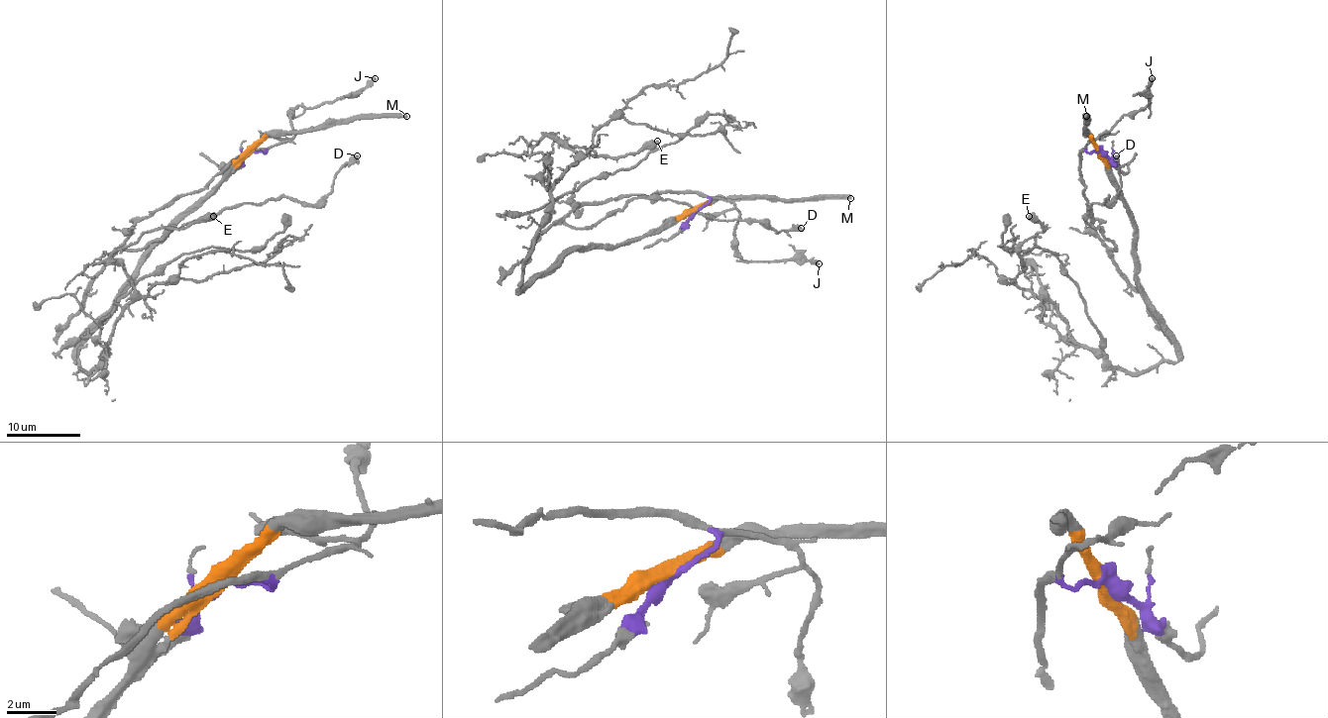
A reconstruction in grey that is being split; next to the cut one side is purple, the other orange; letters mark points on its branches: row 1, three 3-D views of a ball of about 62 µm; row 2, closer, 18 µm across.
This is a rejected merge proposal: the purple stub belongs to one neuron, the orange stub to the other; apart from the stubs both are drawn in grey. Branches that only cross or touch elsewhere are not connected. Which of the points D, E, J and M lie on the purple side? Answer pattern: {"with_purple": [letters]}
{"with_purple": ["D", "J"]}

